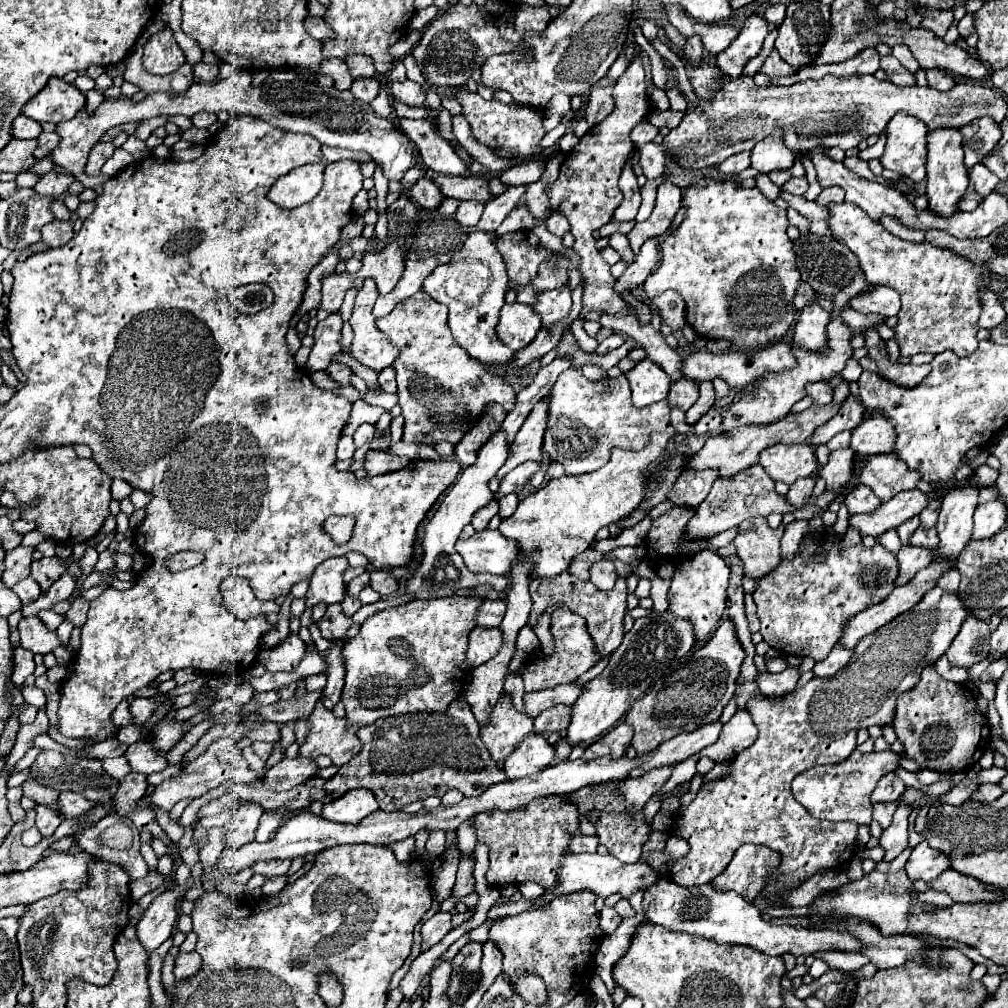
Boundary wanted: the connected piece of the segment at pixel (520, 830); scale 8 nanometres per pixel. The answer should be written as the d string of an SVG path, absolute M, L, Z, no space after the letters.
M563 796L535 798L527 806L511 812L494 809L477 814L473 818L477 838L489 846L489 884L499 888L505 884L523 884L531 880L545 890L551 890L557 884L561 858L567 852L573 828L579 826L577 818L577 806L563 800Z

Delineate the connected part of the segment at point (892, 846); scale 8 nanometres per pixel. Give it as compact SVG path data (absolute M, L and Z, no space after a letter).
M897 798L897 810L893 814L893 822L889 828L883 830L883 836L881 836L881 846L885 848L885 860L893 860L899 852L903 852L907 848L907 838L909 838L909 832L907 832L907 820L909 820L909 814L911 814L911 804L907 804L903 798Z

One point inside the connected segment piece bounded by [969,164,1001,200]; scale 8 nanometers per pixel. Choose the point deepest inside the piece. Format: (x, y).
(984, 182)

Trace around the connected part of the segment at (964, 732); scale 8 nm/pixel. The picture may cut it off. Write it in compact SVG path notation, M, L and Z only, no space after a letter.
M933 664L925 666L921 680L909 692L899 694L893 728L895 728L897 738L905 746L905 756L915 760L921 768L929 768L929 770L937 770L937 772L961 772L961 770L969 768L971 764L975 764L981 758L981 754L991 744L987 718L985 718L985 714L977 712L977 700L975 700L973 692L965 684L955 684L955 682L947 682L945 678L941 678Z

